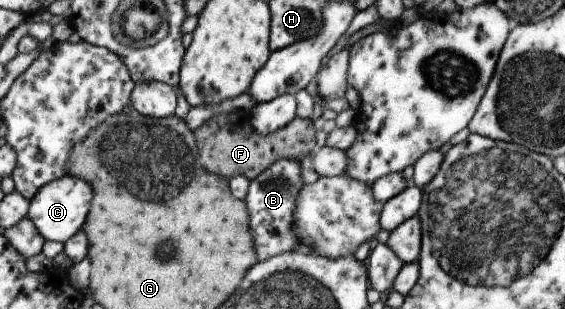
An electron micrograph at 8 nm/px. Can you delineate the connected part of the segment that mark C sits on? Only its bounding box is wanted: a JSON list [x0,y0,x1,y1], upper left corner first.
[26,174,93,243]

